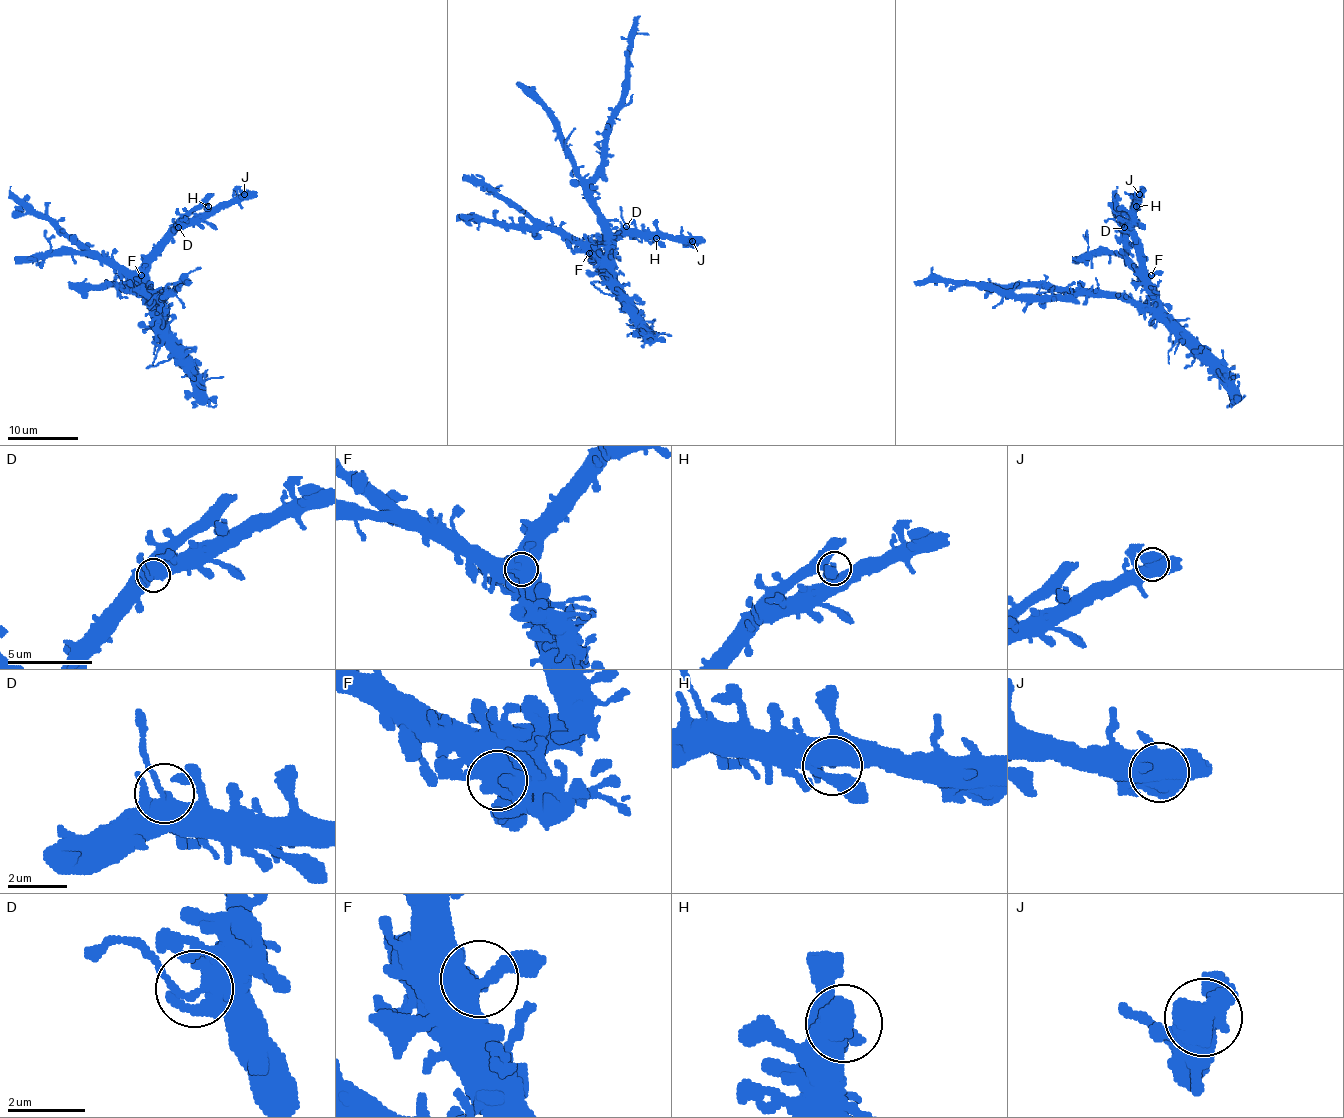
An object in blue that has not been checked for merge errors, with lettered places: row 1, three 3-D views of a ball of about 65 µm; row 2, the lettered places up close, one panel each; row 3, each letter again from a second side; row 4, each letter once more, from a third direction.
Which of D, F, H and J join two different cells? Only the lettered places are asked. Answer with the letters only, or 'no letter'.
no letter

